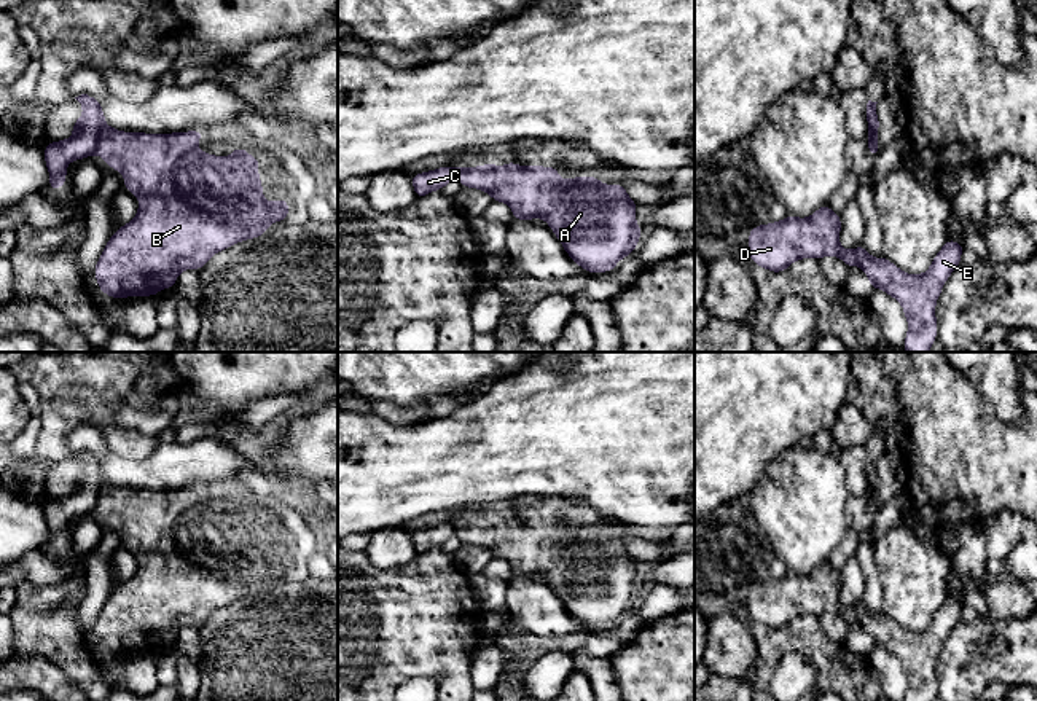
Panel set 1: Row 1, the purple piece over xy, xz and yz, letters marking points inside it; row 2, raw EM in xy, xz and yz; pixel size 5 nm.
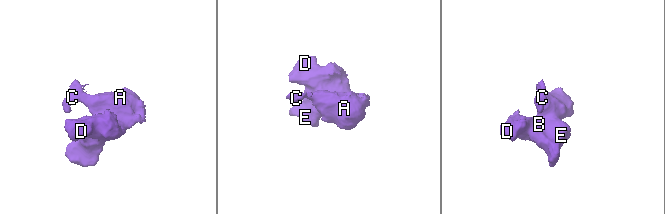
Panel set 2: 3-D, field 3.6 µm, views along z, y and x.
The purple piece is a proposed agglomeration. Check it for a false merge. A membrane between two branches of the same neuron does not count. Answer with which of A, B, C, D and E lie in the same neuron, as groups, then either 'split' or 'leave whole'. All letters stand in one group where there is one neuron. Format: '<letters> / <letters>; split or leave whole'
A B D E / C; split

